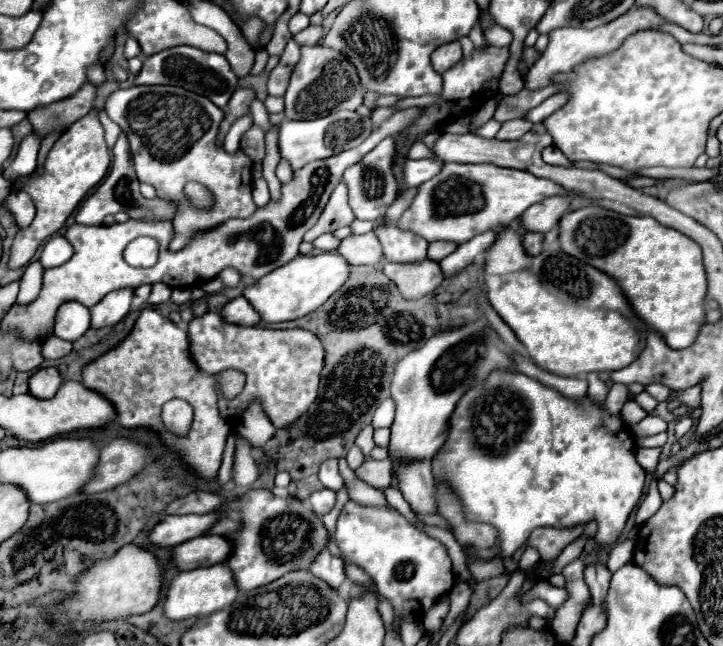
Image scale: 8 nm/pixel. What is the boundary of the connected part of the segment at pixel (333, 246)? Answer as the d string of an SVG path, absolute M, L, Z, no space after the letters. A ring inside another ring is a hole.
M320 235L316 241L312 241L312 245L318 249L318 251L336 251L338 249L338 239L334 235Z

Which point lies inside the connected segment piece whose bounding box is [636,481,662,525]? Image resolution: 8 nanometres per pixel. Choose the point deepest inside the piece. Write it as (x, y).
(649, 506)

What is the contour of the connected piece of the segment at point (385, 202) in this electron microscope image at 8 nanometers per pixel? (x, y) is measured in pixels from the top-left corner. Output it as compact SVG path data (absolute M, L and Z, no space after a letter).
M380 143L374 151L366 155L366 159L362 159L358 165L350 167L344 173L344 183L350 189L350 207L358 219L376 221L394 203L398 195L398 185L392 175L392 161L394 161L392 157L394 157L394 143Z

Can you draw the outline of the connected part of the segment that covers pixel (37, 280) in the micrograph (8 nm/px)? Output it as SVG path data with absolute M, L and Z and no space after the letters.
M35 261L26 267L24 275L20 280L16 303L28 304L39 295L44 273L44 268L39 263Z

